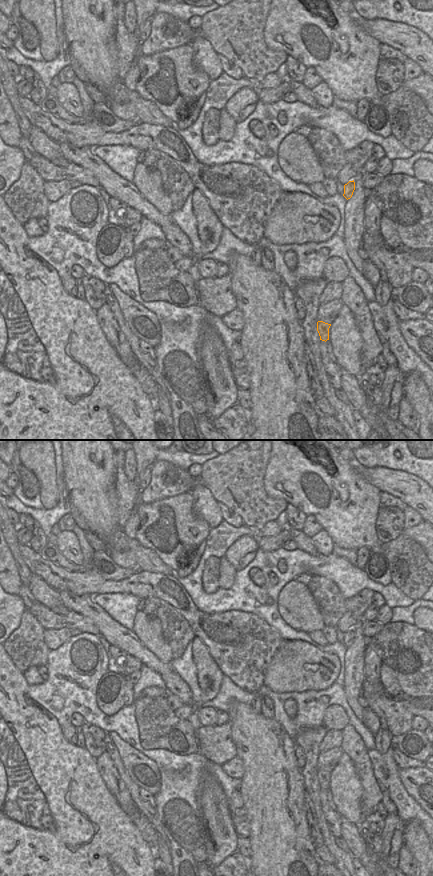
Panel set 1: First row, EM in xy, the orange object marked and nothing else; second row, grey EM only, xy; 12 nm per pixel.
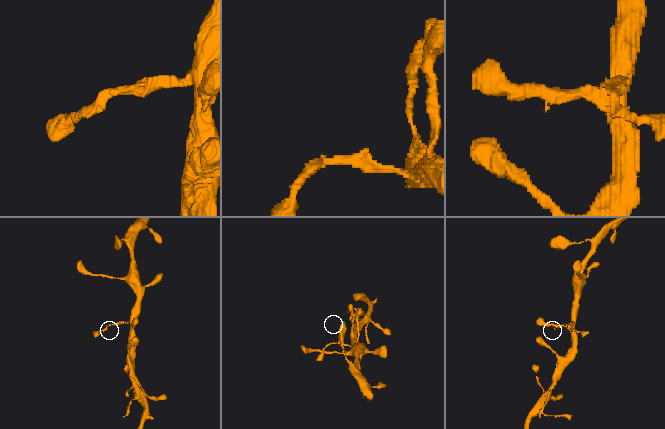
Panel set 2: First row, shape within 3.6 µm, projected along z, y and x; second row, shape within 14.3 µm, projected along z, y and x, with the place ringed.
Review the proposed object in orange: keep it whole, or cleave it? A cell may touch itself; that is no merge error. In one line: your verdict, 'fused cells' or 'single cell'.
single cell

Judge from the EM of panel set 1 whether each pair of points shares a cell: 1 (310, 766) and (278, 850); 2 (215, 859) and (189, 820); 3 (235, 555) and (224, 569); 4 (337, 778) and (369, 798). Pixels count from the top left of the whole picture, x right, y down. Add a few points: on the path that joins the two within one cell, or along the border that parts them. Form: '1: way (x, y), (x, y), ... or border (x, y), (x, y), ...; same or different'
1: border (299, 769), (306, 792); different
2: border (203, 818), (204, 844); different
3: border (223, 556), (237, 570); different
4: border (355, 772), (362, 788), (360, 817); different

